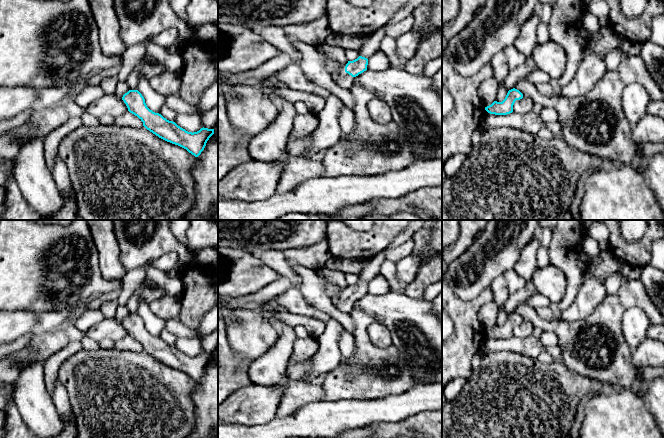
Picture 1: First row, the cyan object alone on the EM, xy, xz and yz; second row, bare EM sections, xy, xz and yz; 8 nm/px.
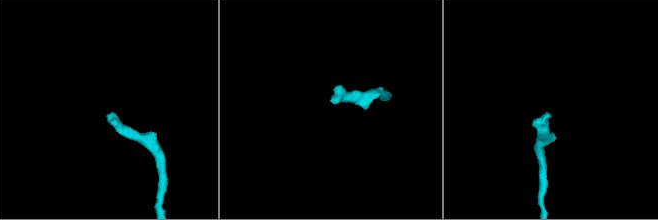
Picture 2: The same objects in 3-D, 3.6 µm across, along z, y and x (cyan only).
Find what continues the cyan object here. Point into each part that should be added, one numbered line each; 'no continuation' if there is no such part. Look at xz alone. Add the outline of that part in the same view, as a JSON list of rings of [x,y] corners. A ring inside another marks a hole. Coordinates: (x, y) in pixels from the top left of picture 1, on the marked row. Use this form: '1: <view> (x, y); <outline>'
1: xz (344, 80); [[[345,71],[341,72],[335,83],[341,88],[350,89],[351,86],[353,85],[353,77],[346,73]]]

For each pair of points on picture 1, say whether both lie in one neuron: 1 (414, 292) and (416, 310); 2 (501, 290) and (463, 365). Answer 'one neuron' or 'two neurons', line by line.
1: two neurons
2: two neurons

